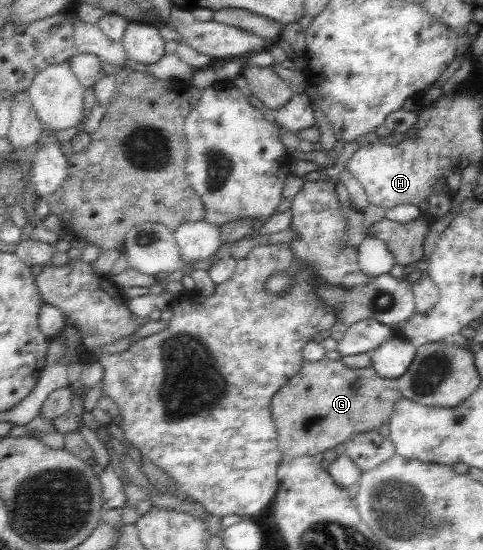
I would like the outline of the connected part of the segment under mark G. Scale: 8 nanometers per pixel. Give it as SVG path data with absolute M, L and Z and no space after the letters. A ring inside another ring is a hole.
M329 358L317 362L305 362L299 371L299 374L296 377L293 377L288 385L279 389L279 392L271 401L273 422L275 423L277 435L279 436L279 439L277 440L279 440L279 448L281 448L281 452L283 452L281 463L289 463L294 460L296 456L314 456L316 453L324 453L327 450L333 449L333 447L337 447L337 445L341 445L341 443L344 444L351 435L363 434L376 430L379 431L384 425L389 425L391 417L395 412L395 405L397 405L401 399L403 398L397 388L396 379L384 379L379 377L375 372L375 369L371 366L361 369L349 369L345 367L341 361L331 361Z

